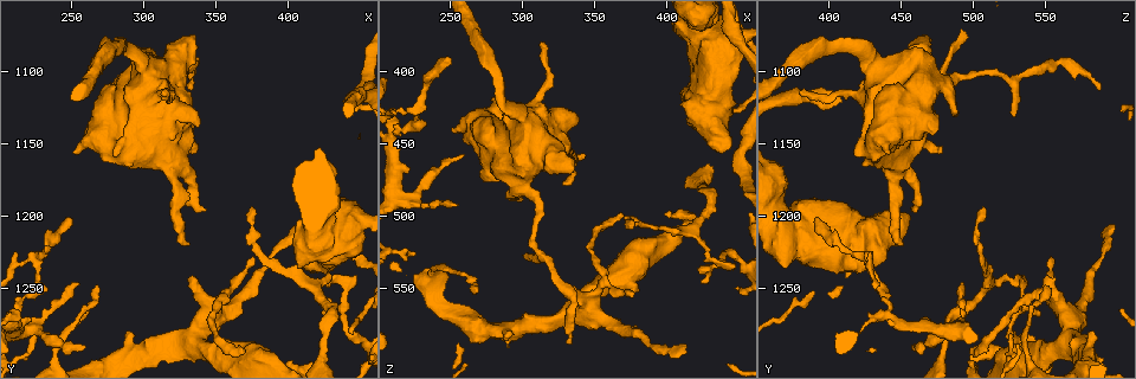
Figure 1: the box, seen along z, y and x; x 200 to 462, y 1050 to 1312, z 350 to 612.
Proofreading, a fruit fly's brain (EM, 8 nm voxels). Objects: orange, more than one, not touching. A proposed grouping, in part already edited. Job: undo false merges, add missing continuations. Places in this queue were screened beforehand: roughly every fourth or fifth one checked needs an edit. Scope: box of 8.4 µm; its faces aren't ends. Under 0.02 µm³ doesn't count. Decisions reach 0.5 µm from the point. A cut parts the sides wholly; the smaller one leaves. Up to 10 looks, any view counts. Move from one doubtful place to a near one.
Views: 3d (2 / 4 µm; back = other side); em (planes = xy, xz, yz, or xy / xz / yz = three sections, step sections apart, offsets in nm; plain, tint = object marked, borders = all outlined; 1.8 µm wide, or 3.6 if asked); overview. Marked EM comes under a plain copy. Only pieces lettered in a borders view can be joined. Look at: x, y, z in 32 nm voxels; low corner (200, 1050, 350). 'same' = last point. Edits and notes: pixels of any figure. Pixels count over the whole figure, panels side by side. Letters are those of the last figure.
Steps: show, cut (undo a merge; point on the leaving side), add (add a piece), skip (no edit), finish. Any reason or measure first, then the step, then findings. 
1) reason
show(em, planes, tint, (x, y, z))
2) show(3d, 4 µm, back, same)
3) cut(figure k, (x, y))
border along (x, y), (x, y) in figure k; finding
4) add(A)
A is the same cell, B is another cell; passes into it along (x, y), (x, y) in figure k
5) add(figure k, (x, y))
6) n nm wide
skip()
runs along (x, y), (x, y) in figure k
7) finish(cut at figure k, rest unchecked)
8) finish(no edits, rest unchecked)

abrupt turn
show(3d, 2 µm, (436, 1246, 532))

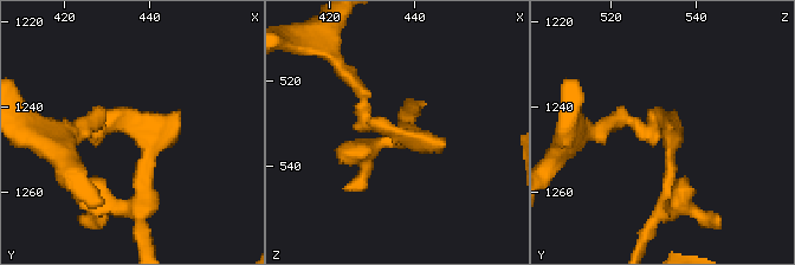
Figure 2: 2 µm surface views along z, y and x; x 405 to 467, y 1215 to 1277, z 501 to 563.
show(em, xy, step 4, tint, (438, 1245, 534))

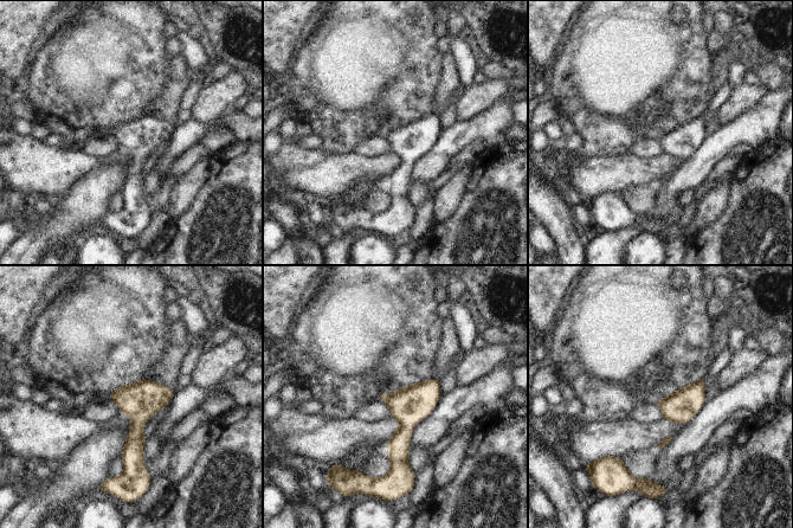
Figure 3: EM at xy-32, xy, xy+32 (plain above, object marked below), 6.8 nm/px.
another direction
show(em, xz, step 8, borders, same)

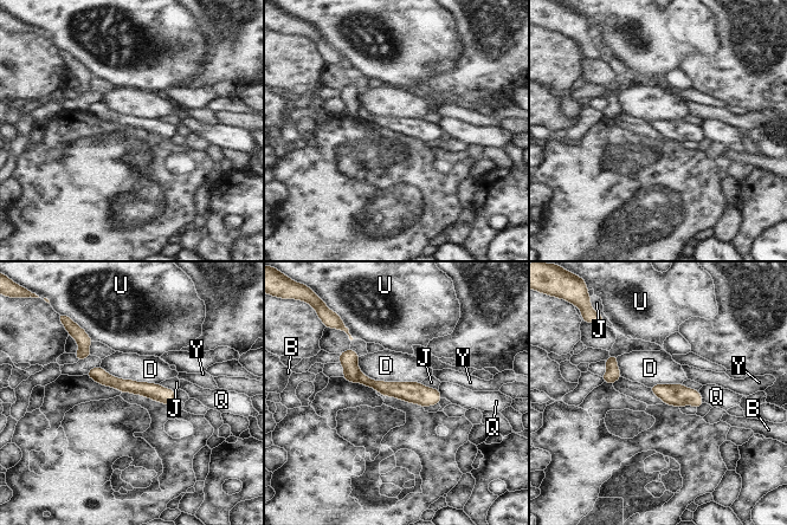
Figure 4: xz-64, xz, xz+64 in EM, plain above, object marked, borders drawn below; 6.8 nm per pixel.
D touches over 460 nm
cut(figure 4, (386, 389))
B, D, J, Q, U and Y are other cells; two cells meet here

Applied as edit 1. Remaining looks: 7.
thick turns thin
show(3d, 4 µm, (390, 1224, 588))

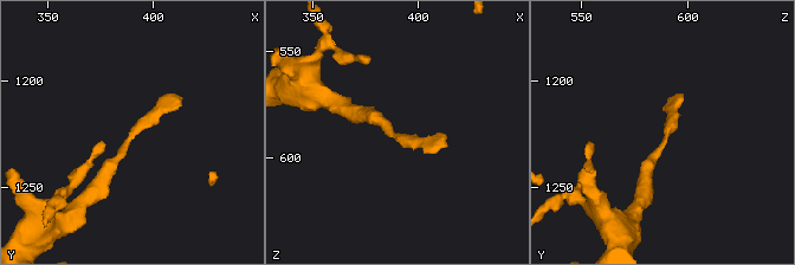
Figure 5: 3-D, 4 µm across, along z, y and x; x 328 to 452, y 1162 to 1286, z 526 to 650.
shape alone is not enough
show(em, planes, tint, (390, 1226, 589))

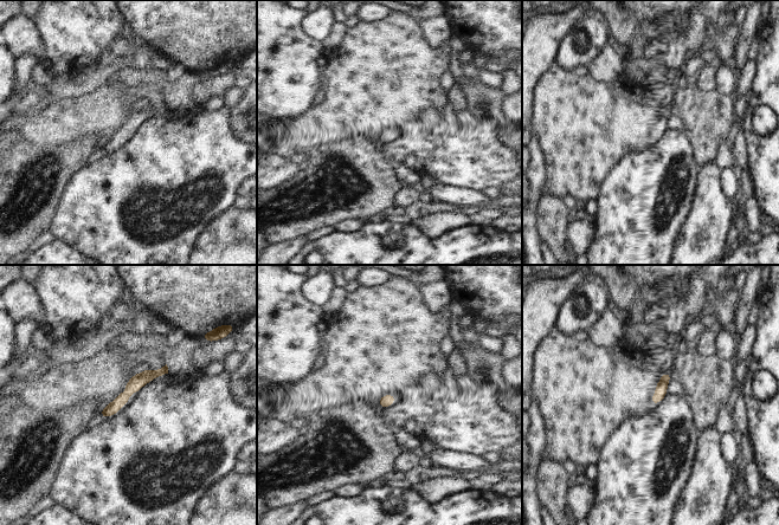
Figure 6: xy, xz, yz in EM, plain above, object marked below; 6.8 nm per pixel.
show(em, planes, borders, same)

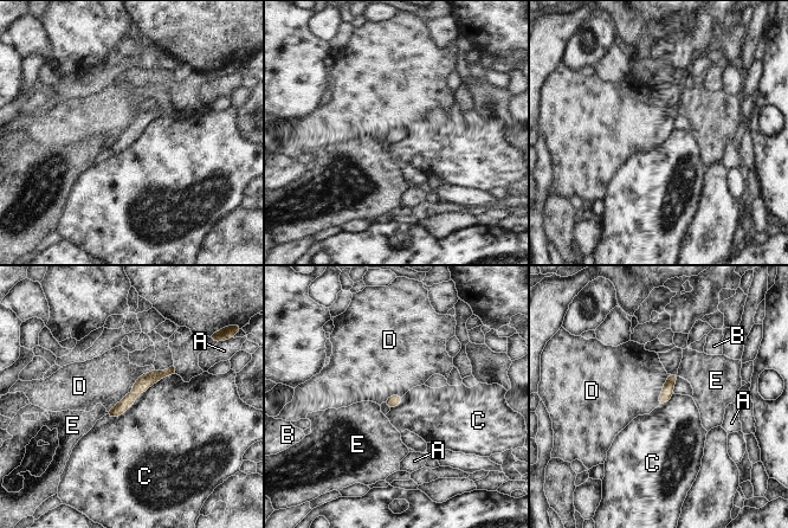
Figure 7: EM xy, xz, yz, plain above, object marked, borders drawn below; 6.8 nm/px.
C touches over 550 nm
skip()
A, B, C, D and E are other cells; border along (154, 368), (142, 374), (108, 412) in figure 7; one cell here

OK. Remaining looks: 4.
thick end
show(em, planes, borders, (328, 1154, 478))

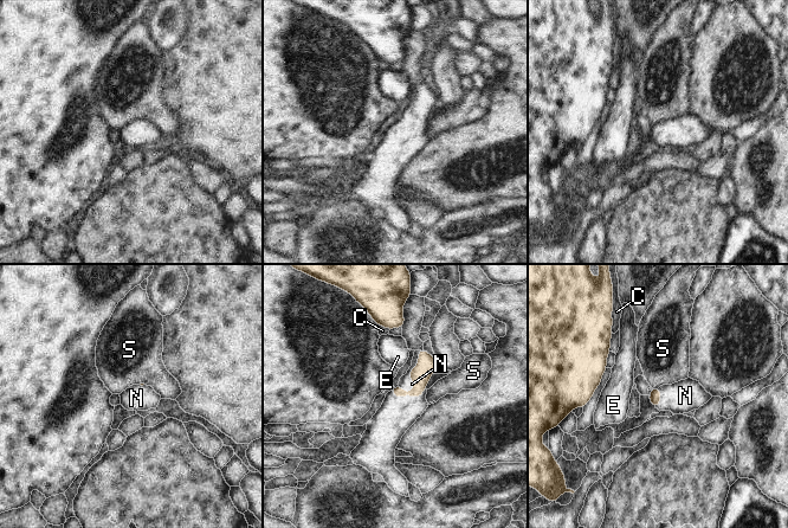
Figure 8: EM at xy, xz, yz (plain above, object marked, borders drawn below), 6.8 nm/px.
add(figure 8, (406, 384))
N is the same cell, C, E and S are other cells; it goes on there

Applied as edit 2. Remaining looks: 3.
finish(cut at figure 4, add at figure 8, rest unchecked)

